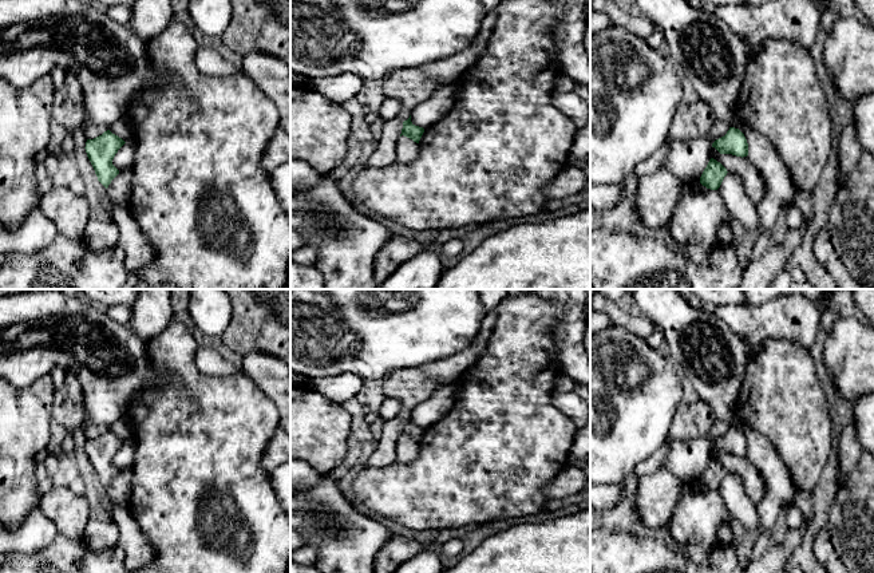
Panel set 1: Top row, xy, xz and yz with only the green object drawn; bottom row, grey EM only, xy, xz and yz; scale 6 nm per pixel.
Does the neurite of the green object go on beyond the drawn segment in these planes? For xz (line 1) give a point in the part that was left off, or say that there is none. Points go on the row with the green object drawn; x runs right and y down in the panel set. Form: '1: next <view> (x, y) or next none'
1: next none

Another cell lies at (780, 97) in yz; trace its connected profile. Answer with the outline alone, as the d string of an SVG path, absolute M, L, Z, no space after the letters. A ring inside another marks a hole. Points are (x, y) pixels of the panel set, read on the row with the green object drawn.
M767 40L759 51L751 52L733 110L741 126L772 143L790 171L795 190L812 193L831 151L833 125L810 50L787 40Z

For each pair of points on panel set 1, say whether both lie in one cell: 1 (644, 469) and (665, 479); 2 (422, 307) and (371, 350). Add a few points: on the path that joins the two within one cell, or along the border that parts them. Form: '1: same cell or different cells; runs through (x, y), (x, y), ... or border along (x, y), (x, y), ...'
1: different cells; border along (664, 467), (639, 477)
2: same cell; runs through (410, 313), (383, 338)

